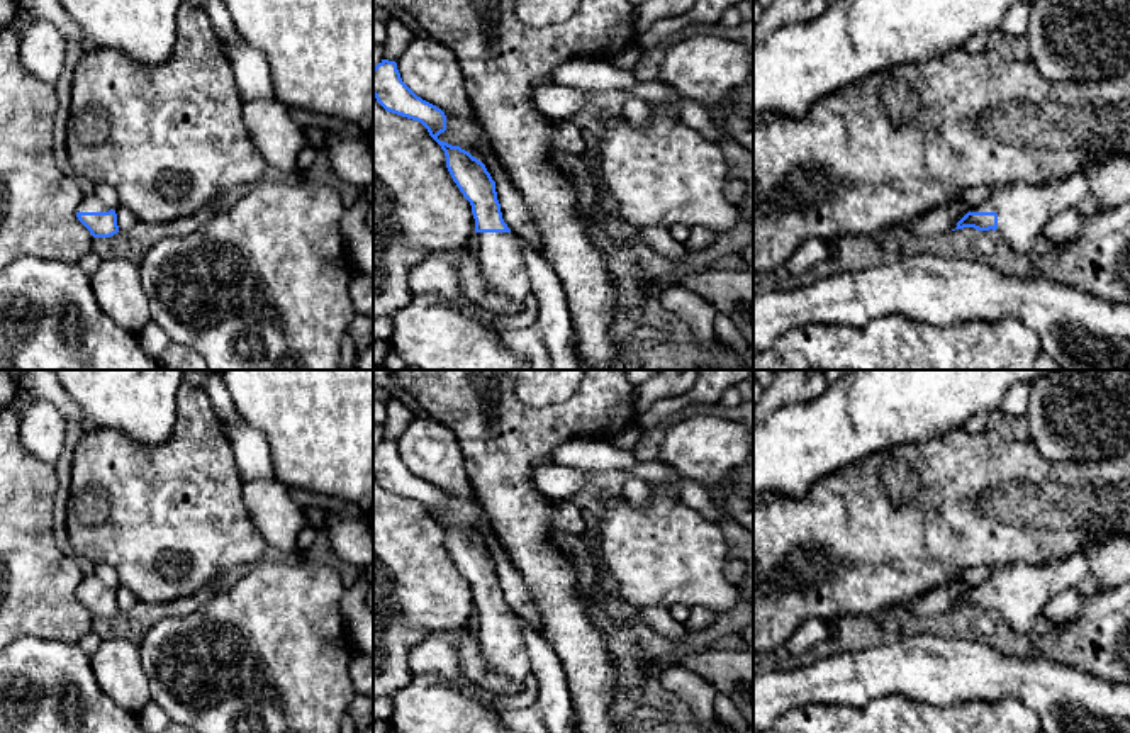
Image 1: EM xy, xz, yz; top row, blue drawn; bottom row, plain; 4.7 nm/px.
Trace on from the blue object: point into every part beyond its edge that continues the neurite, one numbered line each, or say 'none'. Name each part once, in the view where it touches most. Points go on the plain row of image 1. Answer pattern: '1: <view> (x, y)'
1: yz (1023, 589)

